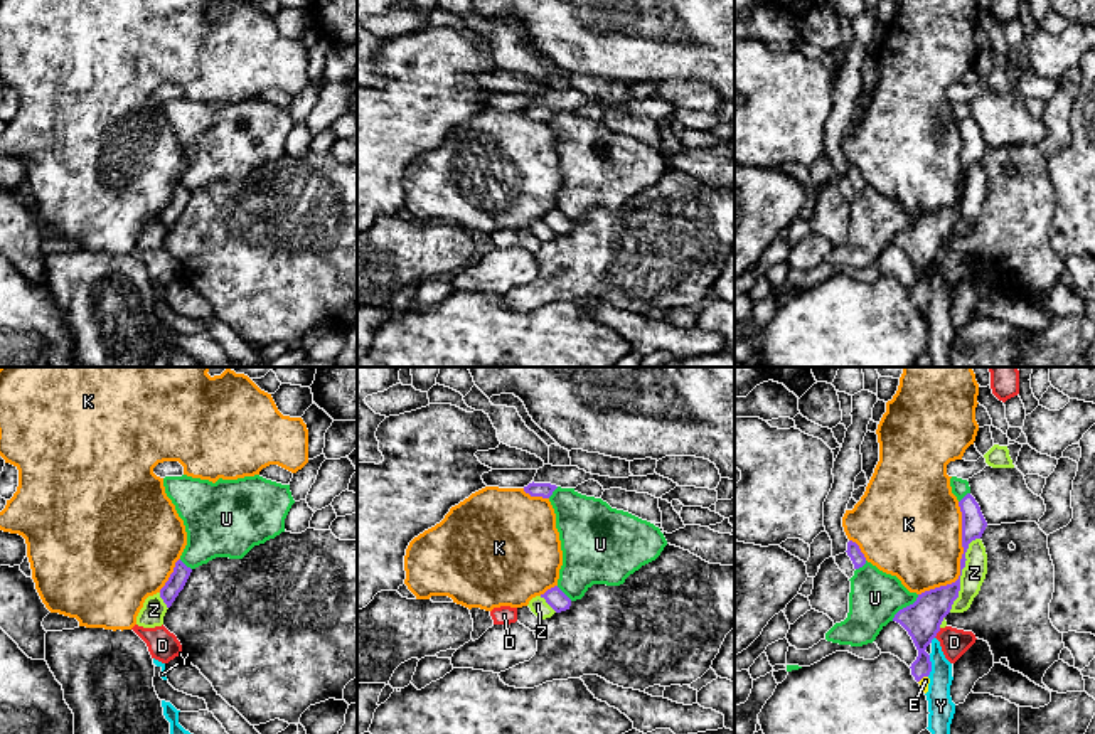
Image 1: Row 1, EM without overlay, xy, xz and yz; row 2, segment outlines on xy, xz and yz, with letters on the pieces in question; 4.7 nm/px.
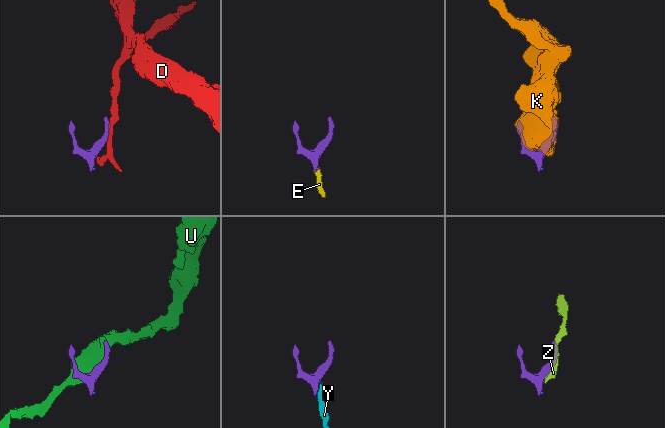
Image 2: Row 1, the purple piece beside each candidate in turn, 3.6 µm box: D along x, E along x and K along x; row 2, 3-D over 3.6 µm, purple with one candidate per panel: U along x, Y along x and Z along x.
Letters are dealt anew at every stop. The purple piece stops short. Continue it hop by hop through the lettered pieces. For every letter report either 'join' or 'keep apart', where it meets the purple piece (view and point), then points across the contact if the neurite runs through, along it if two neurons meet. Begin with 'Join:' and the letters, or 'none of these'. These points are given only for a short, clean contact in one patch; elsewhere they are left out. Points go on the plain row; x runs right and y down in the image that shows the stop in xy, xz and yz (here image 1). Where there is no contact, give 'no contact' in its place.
Join: E
D: keep apart; meets purple in yz at (937, 255); border along yz (940, 251), (934, 260)
E: join; meets purple in yz at (922, 300); runs through yz (922, 248), (922, 300), (925, 303)
K: keep apart; meets purple in yz at (961, 182)
U: keep apart; meets purple in yz at (907, 229)
Y: keep apart; meets purple in yz at (930, 288); border along yz (930, 278), (930, 295), (927, 298)
Z: keep apart; meets purple in yz at (961, 196)

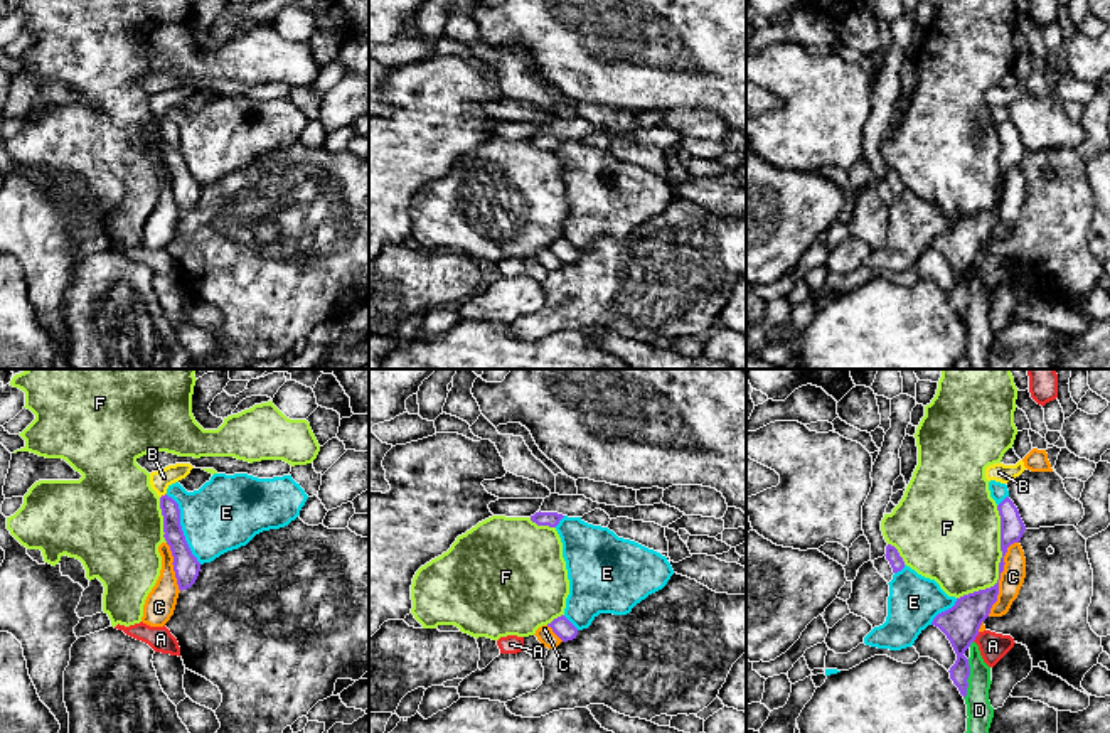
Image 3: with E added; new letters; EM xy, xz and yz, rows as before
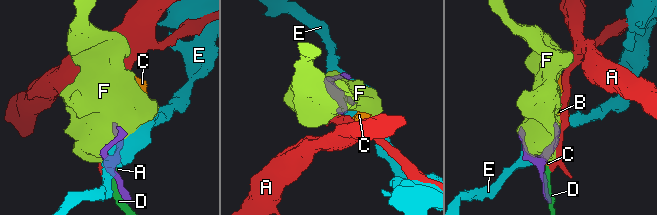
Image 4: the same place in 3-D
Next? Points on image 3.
Join: B
A: keep apart; meets purple in yz at (976, 258); border along yz (979, 255), (972, 263)
B: join; meets purple in xy at (162, 118); runs through xy (174, 157), (172, 137), (162, 118), (164, 100)
C: keep apart; meets purple in yz at (999, 199)
D: keep apart; meets purple in yz at (967, 300); border along yz (969, 282), (967, 317), (964, 321)
E: keep apart; meets purple in xy at (181, 150)
F: keep apart; meets purple in yz at (999, 186)

